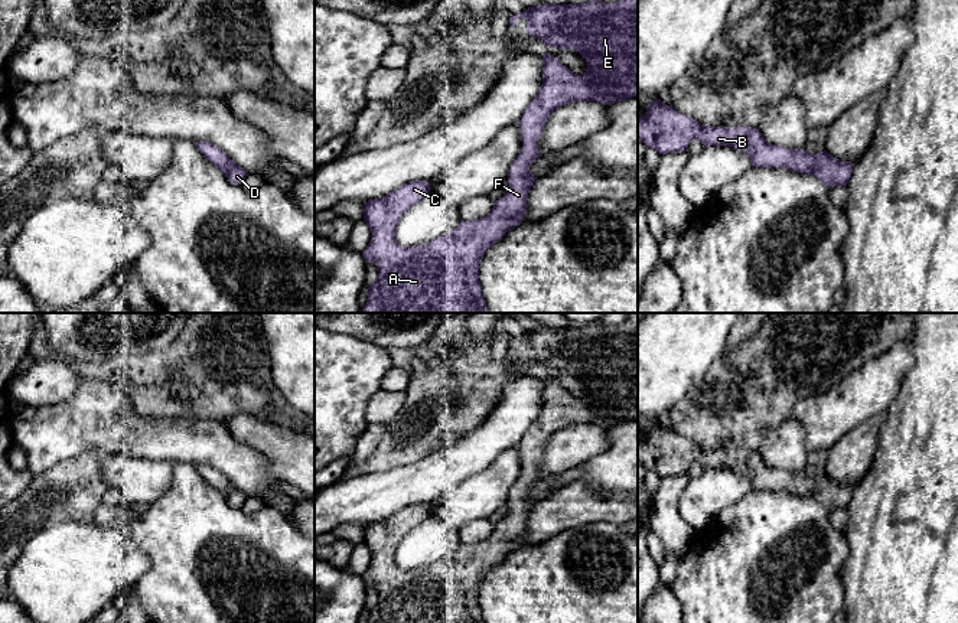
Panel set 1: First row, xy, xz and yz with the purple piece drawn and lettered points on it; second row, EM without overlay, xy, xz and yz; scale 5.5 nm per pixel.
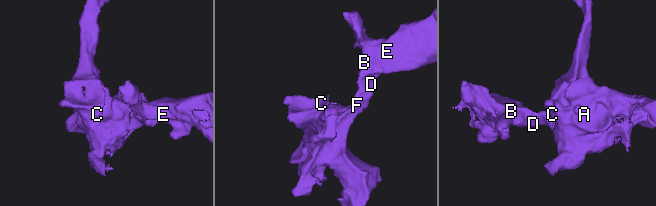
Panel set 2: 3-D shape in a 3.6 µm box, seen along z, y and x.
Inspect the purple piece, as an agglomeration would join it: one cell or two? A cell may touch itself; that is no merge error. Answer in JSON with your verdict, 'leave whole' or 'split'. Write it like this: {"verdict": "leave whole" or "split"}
{"verdict": "leave whole"}

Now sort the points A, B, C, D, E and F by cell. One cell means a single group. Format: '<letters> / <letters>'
A B C D E F

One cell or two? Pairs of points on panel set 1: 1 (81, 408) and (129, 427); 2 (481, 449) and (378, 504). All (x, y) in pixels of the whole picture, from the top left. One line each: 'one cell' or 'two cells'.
1: one cell
2: one cell

